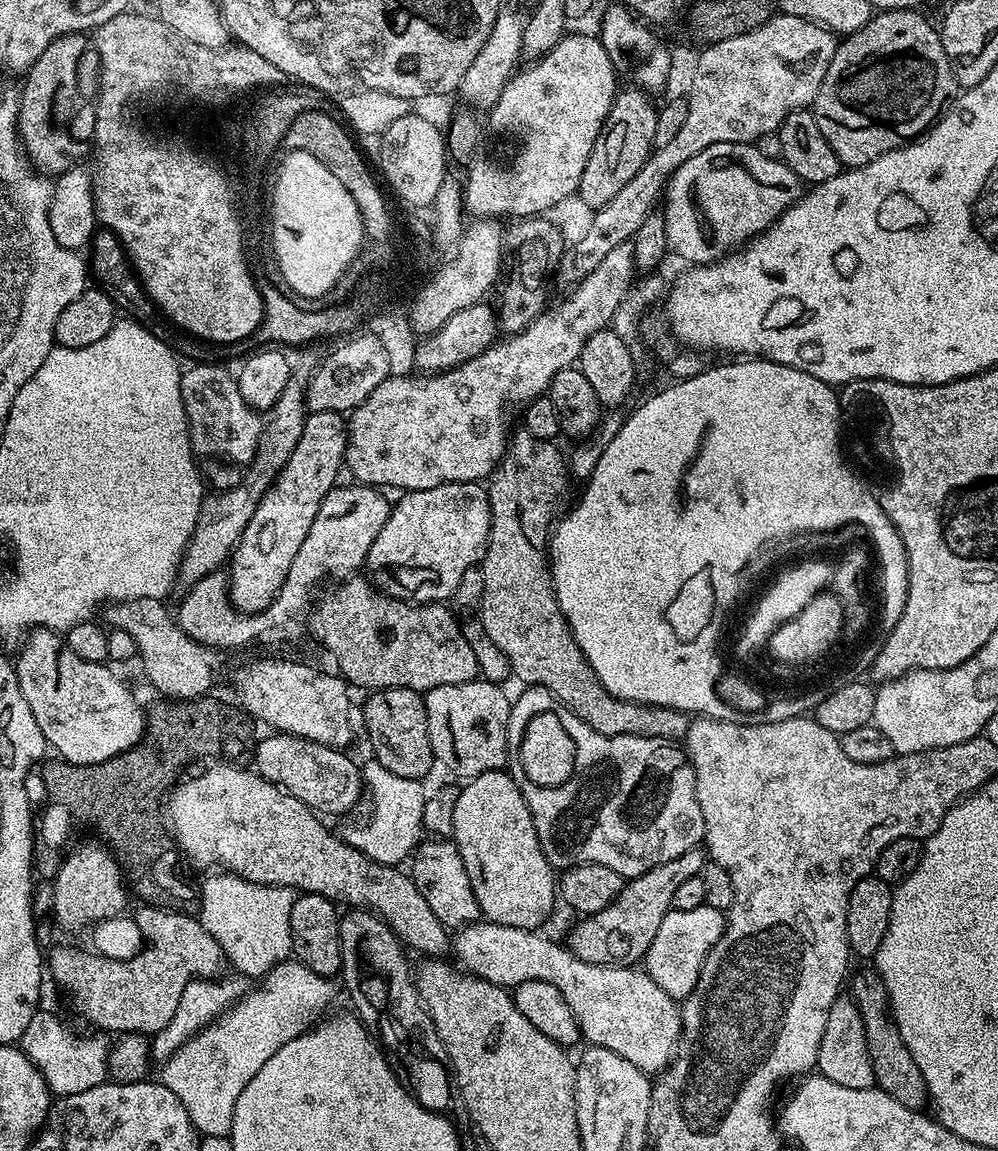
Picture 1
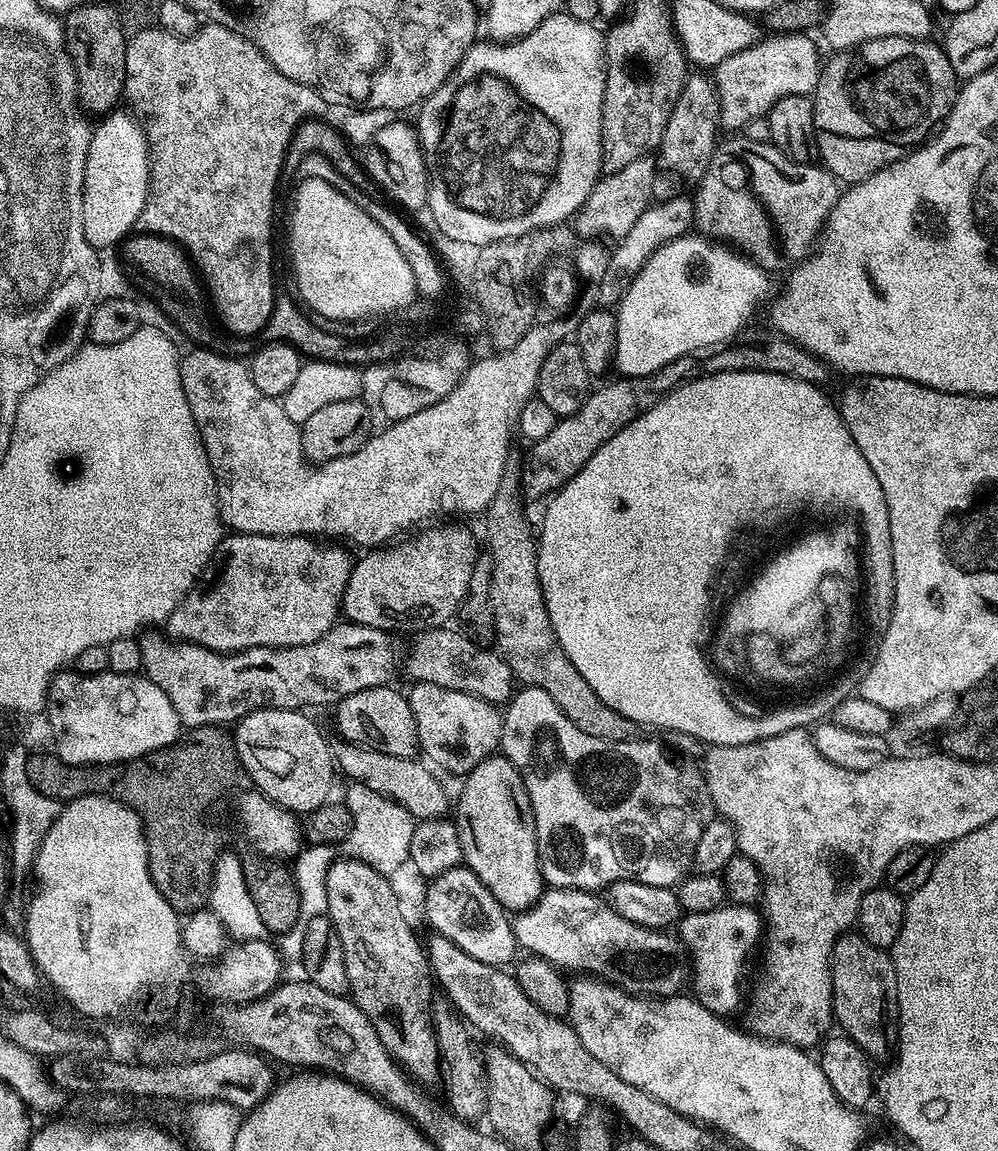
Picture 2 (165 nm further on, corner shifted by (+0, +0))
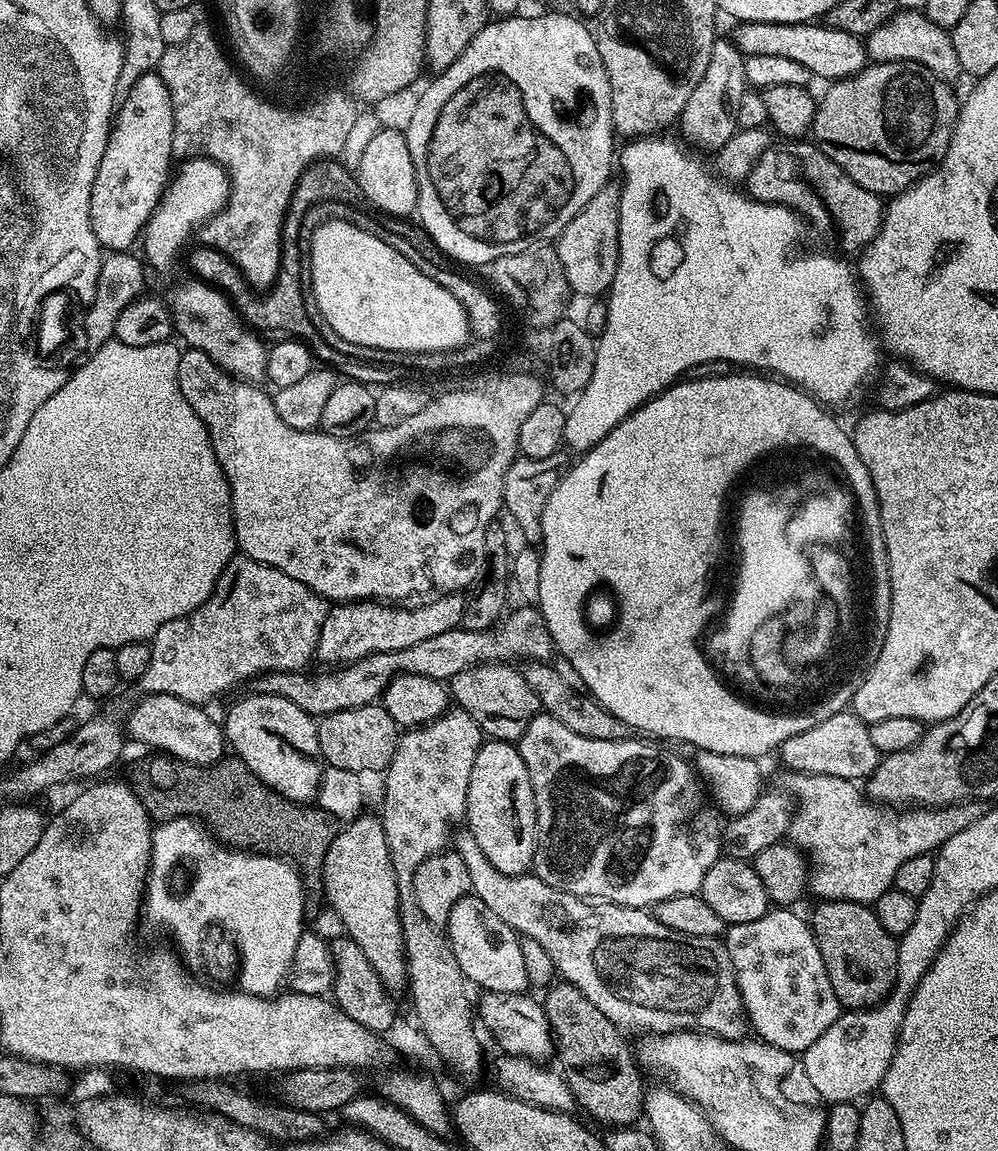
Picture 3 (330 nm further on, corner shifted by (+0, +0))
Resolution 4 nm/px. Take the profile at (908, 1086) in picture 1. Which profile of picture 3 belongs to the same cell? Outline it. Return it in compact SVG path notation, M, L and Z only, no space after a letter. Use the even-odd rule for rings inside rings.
M820 900L817 905L810 915L812 933L841 1009L875 1008L887 999L895 986L897 937L882 930L882 922L878 922L875 911L867 904Z

